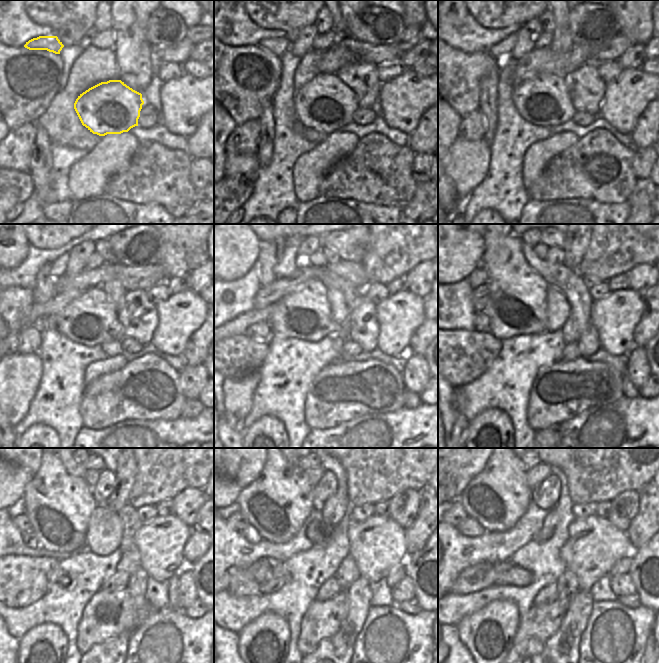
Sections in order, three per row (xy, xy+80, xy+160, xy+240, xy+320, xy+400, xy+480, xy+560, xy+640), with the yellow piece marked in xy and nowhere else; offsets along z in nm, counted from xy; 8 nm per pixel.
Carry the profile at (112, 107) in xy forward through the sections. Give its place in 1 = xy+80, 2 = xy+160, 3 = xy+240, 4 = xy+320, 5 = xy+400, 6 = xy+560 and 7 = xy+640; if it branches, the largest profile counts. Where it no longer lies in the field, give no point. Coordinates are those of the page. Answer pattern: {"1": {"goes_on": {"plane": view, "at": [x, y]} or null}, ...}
{"1": {"goes_on": {"plane": "xy+80", "at": [325, 103]}}, "2": {"goes_on": {"plane": "xy+160", "at": [543, 100]}}, "3": {"goes_on": {"plane": "xy+240", "at": [91, 319]}}, "4": {"goes_on": {"plane": "xy+320", "at": [305, 313]}}, "5": {"goes_on": {"plane": "xy+400", "at": [517, 305]}}, "6": {"goes_on": {"plane": "xy+560", "at": [277, 504]}}, "7": {"goes_on": {"plane": "xy+640", "at": [496, 498]}}}

